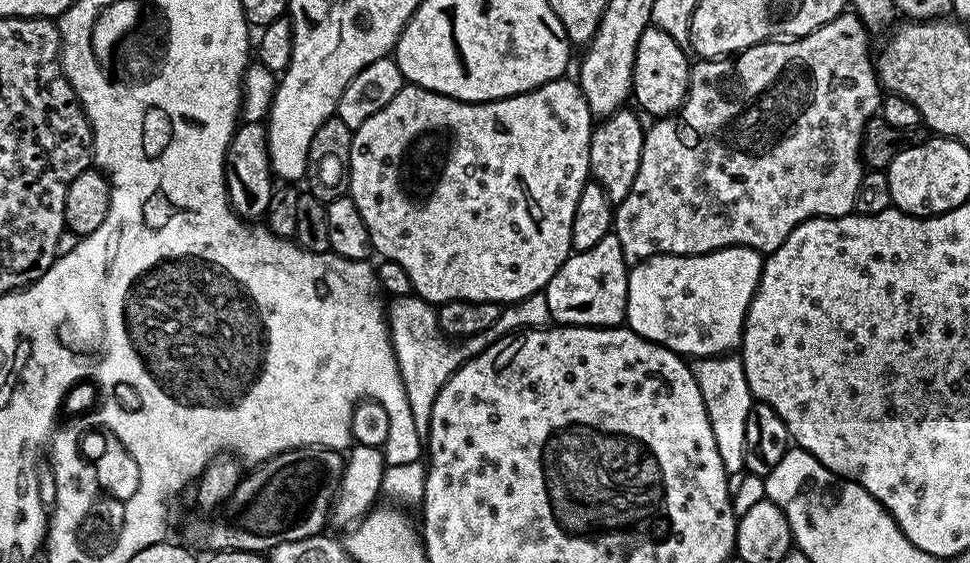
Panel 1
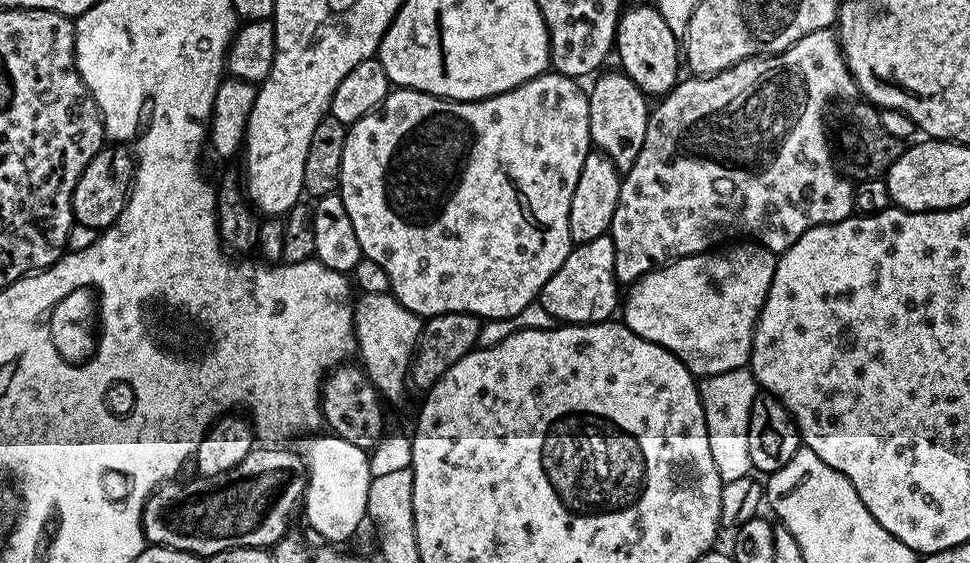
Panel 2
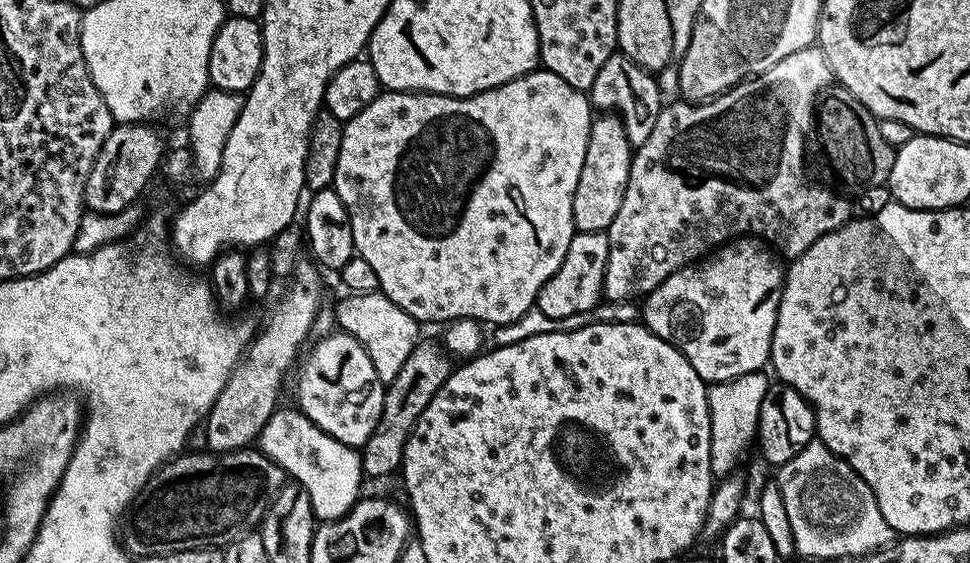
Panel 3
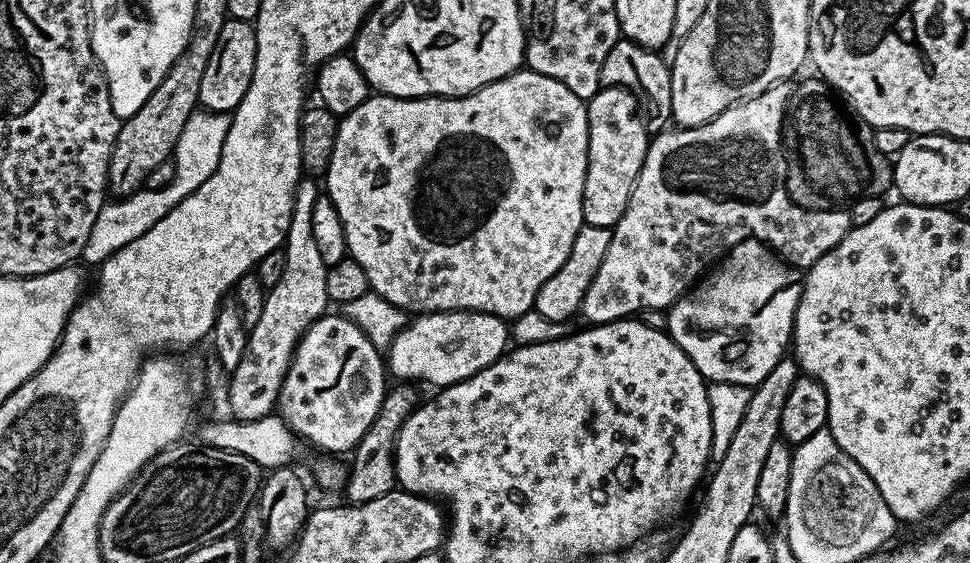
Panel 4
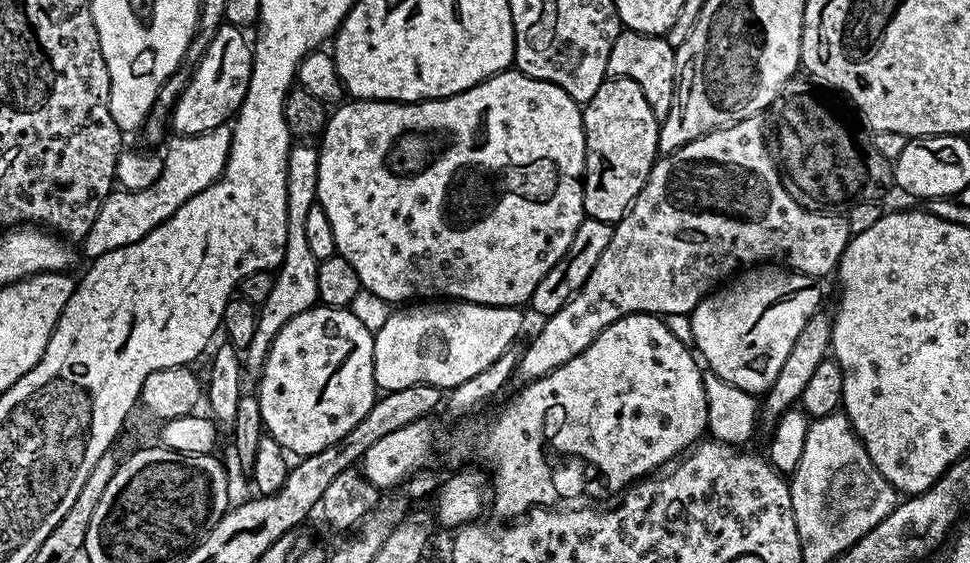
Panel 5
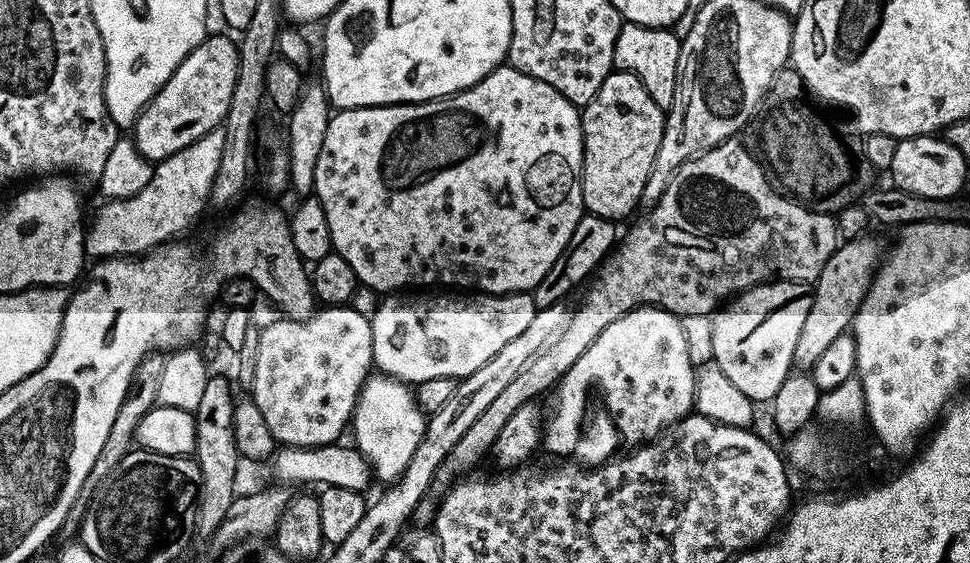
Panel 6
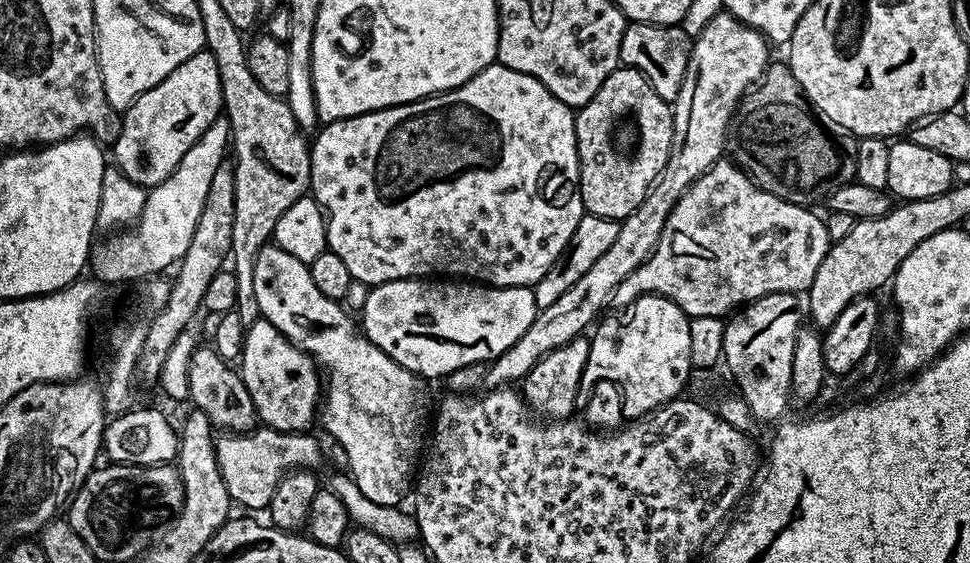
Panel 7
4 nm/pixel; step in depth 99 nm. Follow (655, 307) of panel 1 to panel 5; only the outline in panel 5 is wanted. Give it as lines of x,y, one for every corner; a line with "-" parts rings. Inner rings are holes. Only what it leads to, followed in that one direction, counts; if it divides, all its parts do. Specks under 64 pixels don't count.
756,266
737,275
735,280
736,284
729,283
715,294
705,296
704,301
691,312
692,344
702,360
704,355
703,363
712,367
711,375
715,379
725,380
748,393
763,394
774,378
778,378
778,370
782,370
782,362
786,362
786,354
790,354
790,346
794,346
798,330
806,326
809,318
821,307
820,288
816,285
819,283
817,277
785,270
780,266

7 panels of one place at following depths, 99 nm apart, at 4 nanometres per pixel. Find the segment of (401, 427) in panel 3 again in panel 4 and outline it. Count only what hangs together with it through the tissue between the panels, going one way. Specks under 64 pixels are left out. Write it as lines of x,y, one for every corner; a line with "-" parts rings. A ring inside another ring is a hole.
396,382
385,391
384,401
380,407
380,412
374,418
374,422
370,426
370,430
366,430
366,434
362,434
362,438
356,443
355,448
350,453
352,465
349,463
346,468
346,479
342,489
343,499
349,504
361,504
362,502
371,502
373,498
382,498
382,494
390,494
397,491
396,482
396,435
400,432
401,426
406,422
406,418
410,418
410,414
415,412
421,403
422,396
415,392
413,385
408,382

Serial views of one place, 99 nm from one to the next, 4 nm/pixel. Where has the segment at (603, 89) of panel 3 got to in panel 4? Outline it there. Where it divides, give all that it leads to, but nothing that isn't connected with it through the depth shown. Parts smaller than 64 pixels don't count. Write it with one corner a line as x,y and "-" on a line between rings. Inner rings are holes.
621,38
614,50
606,54
606,62
602,62
600,82
605,88
625,88
636,96
636,104
640,107
640,115
644,117
649,133
661,131
672,120
672,69
659,51

